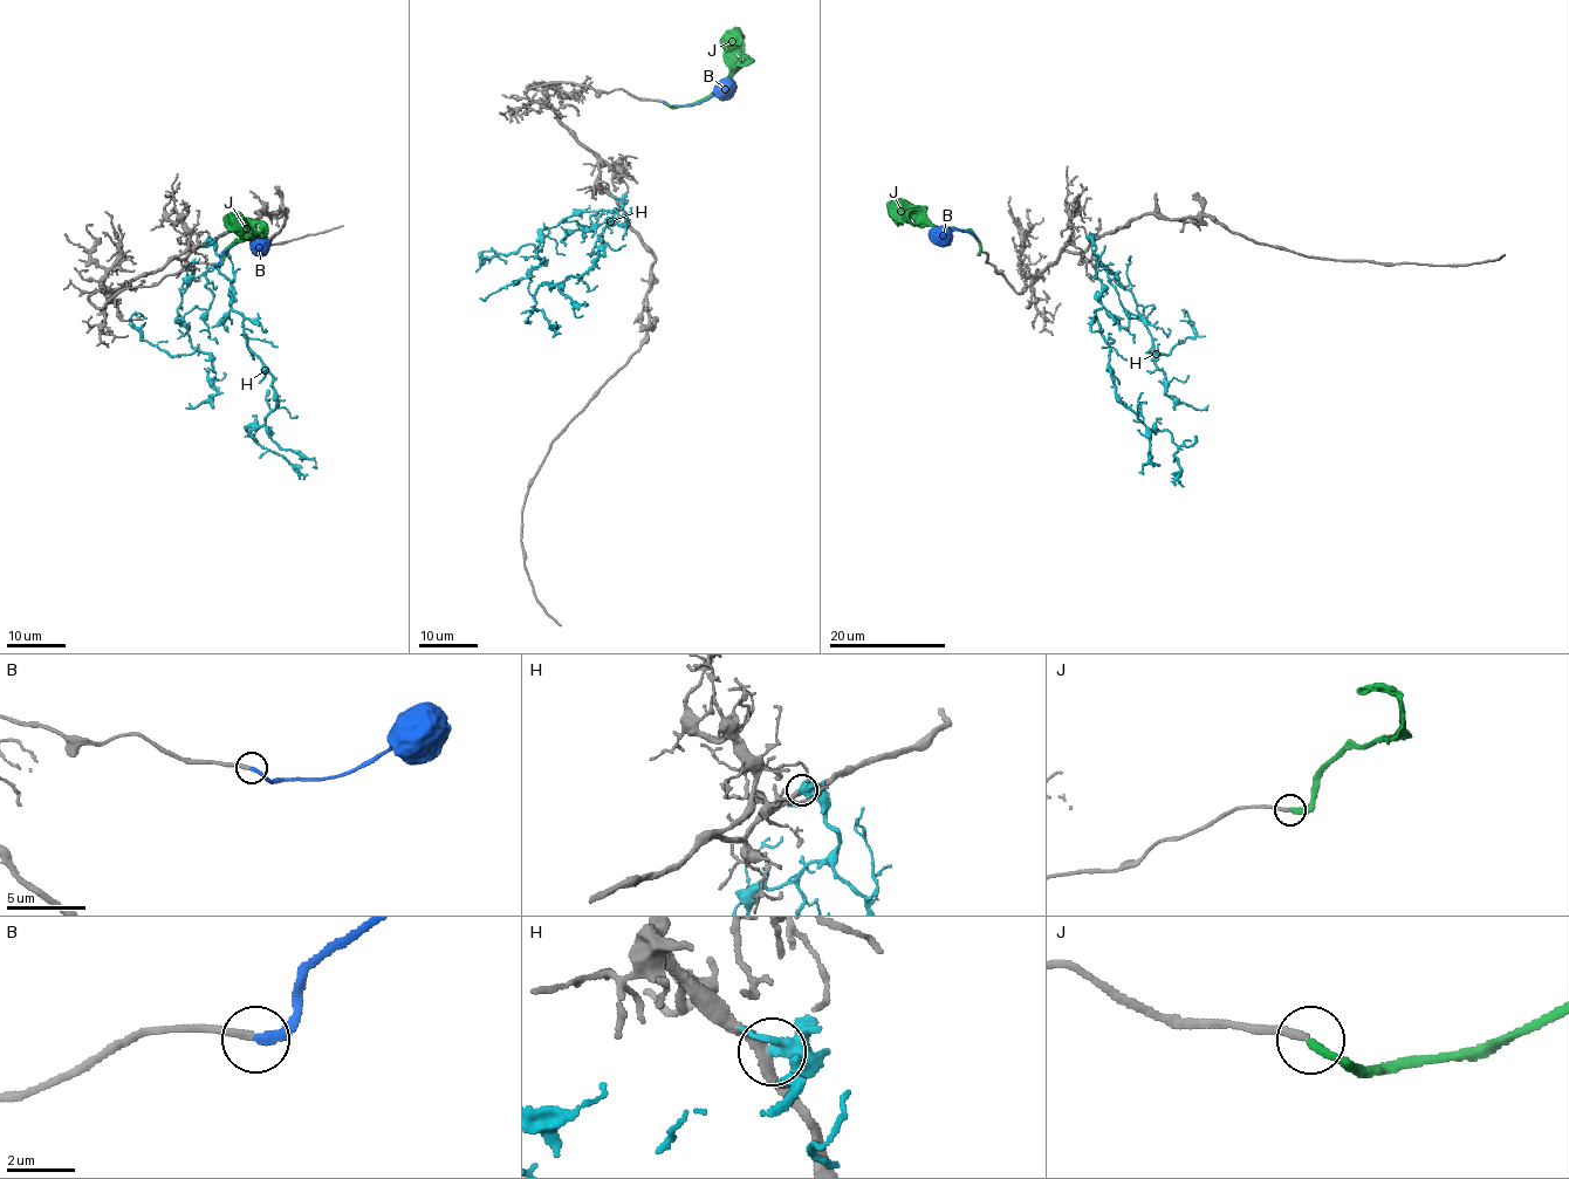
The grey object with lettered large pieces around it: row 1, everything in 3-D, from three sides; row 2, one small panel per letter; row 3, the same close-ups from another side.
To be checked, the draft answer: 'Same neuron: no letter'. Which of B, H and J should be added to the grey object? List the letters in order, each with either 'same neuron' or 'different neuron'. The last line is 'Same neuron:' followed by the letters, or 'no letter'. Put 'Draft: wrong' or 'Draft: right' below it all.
B: same neuron
H: different neuron
J: different neuron
Same neuron: B
Draft: wrong

